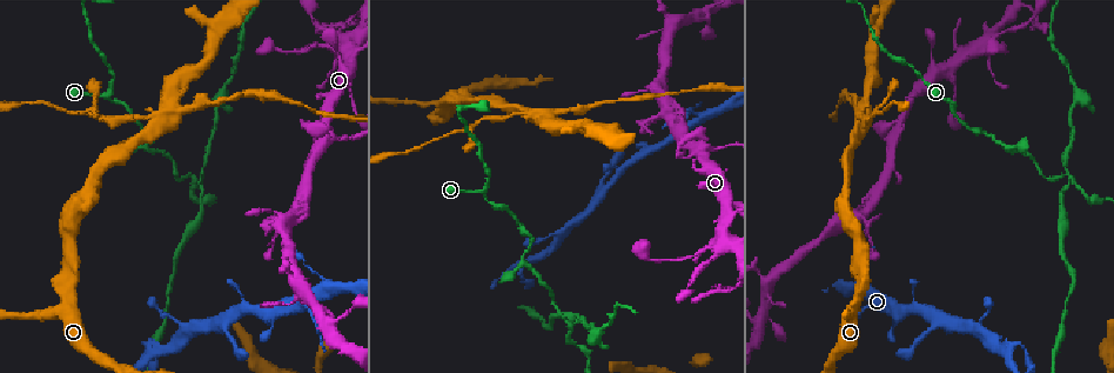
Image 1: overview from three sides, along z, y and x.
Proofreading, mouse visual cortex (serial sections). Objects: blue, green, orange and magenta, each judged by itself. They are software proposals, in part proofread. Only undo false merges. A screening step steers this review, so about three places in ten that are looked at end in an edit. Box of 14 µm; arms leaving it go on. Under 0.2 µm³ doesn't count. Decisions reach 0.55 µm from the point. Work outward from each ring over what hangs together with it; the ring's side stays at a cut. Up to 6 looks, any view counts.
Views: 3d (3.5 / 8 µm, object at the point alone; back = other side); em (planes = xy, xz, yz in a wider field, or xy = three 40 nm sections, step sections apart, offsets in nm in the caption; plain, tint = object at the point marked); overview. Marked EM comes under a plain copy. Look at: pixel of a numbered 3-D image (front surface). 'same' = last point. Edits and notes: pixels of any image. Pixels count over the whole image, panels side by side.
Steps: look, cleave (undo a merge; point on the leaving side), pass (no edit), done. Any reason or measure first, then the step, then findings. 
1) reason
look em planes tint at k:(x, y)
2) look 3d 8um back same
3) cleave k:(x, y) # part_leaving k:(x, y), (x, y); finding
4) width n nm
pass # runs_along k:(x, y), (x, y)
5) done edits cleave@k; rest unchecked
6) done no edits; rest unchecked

thick turns thin
look 3d 3.5um at 1:(726, 239)

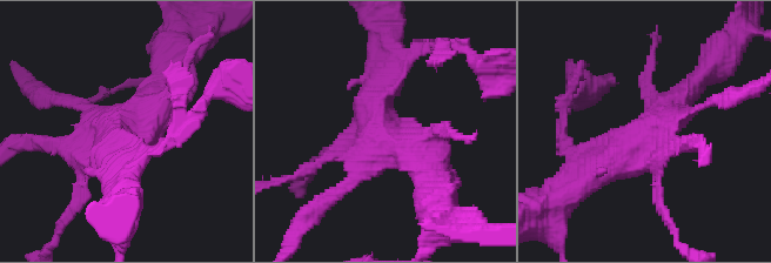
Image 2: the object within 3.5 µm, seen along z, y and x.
look em xy step 2 tint at 2:(647, 131)

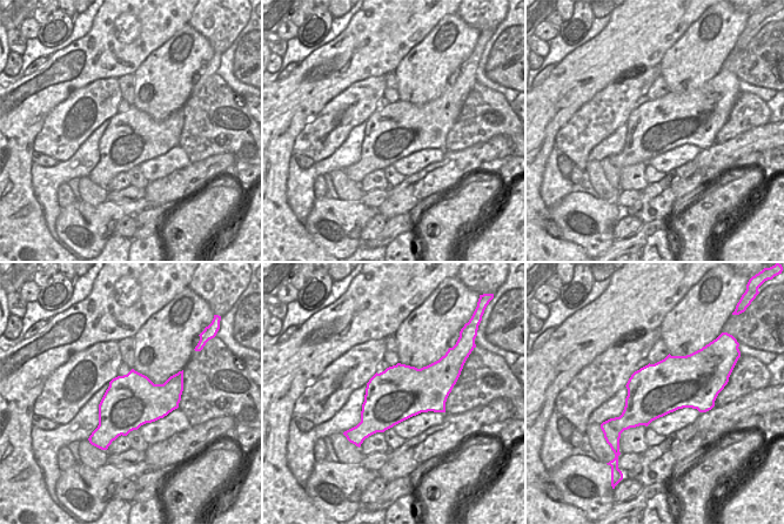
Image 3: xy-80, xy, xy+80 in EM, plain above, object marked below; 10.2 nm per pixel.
pass # runs_along 2:(590, 176), (630, 152), (690, 90); continuous, no second cell

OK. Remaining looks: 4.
four arms meet
look 3d 3.5um at 1:(542, 115)

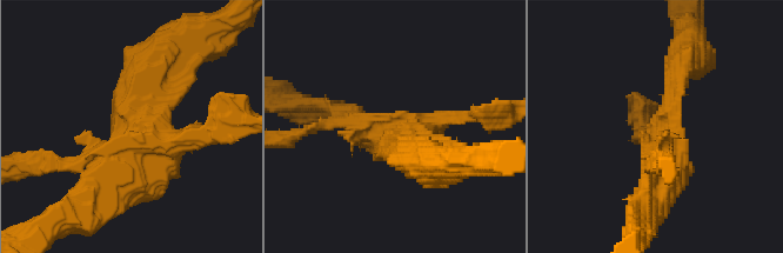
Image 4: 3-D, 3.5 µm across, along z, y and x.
need the tissue
look em planes tint at 4:(400, 130)

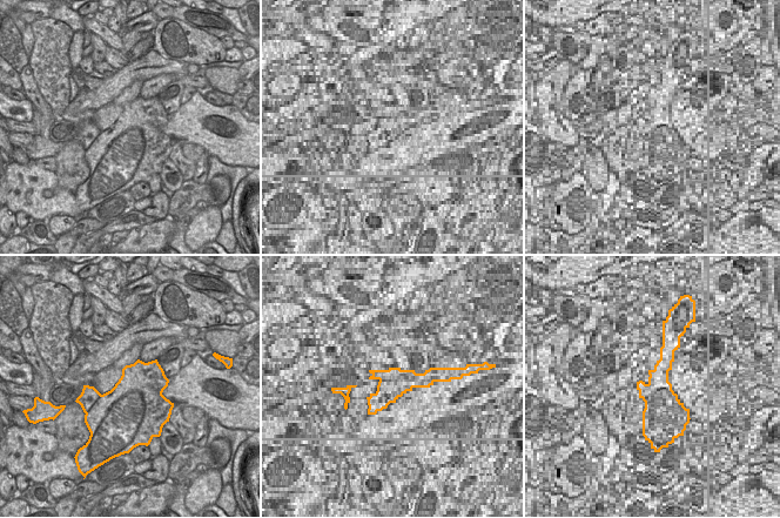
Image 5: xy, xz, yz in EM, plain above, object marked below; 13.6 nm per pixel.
cleave 4:(640, 115) # part_leaving 4:(657, 155), (644, 138), (642, 113), (636, 120); two cells meet here

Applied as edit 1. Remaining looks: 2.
done edits cleave@4; rest unchecked

